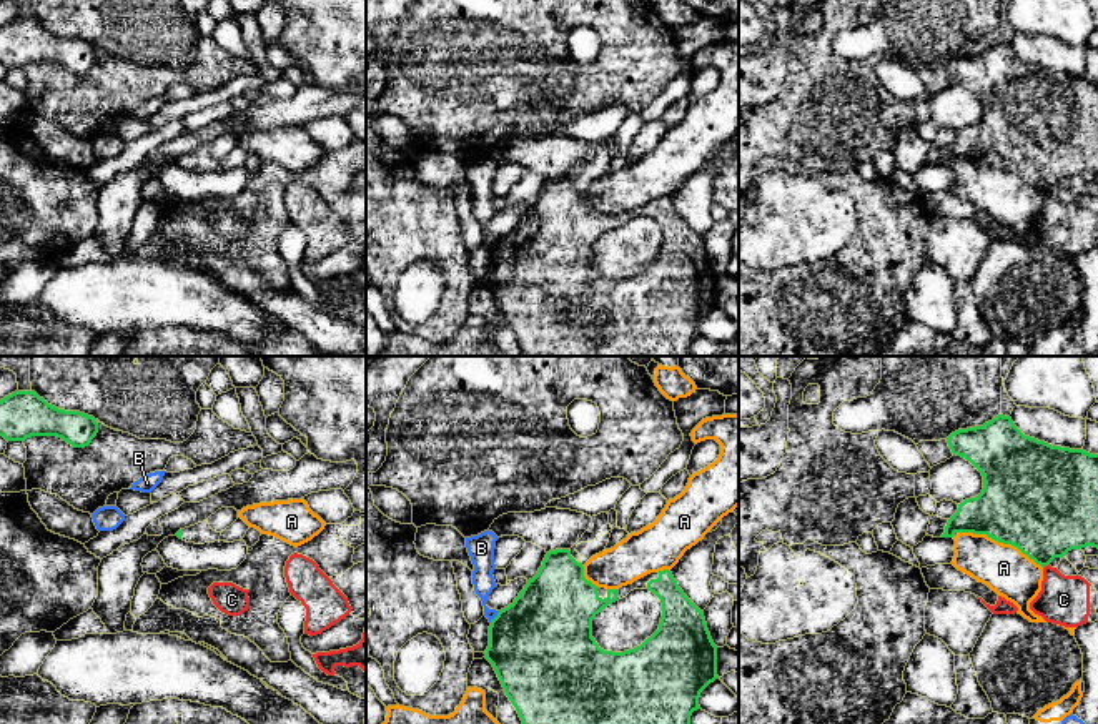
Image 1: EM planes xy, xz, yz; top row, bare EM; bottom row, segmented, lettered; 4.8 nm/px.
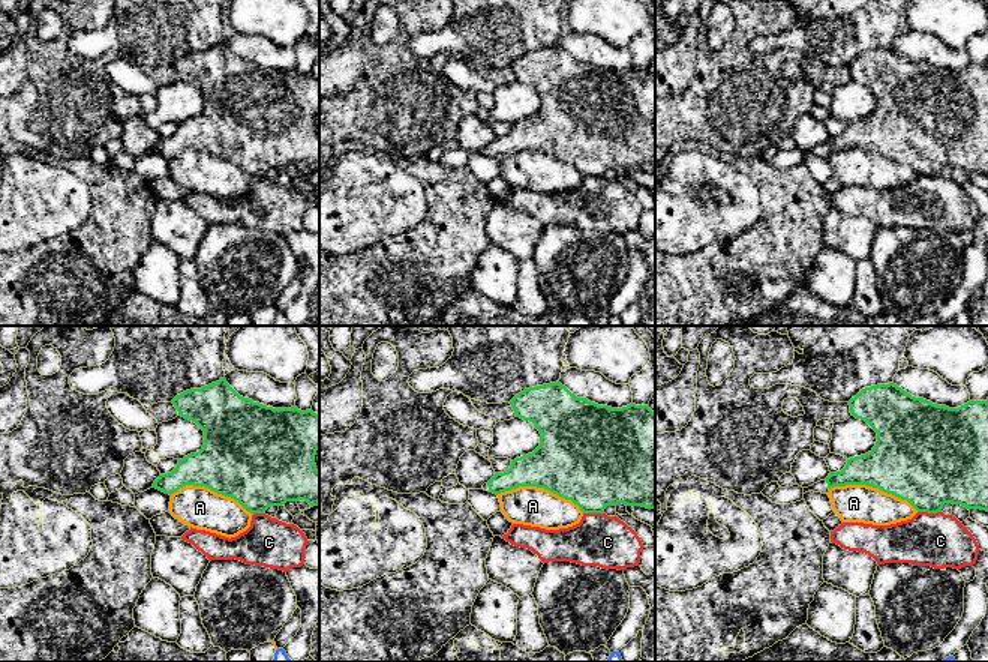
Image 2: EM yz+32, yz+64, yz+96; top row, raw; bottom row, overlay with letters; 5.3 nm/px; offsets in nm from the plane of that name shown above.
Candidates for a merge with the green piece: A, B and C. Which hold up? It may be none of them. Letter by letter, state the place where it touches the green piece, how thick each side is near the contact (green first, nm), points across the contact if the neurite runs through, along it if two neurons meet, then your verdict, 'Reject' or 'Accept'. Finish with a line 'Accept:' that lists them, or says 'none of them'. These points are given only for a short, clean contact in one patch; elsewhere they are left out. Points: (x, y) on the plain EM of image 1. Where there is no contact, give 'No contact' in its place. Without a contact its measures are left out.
A: Touches green at yz (1000, 168). Thickness 480 nm (green) against 240 nm. Reject
B: Touches green at xz (496, 243). Thickness 480 nm (green) against 110 nm. Boundary: xz (499, 238), (489, 248). Reject
C: Touches green at yz (1045, 192). Thickness 440 nm (green) against 240 nm. Reject
Accept: none of them

